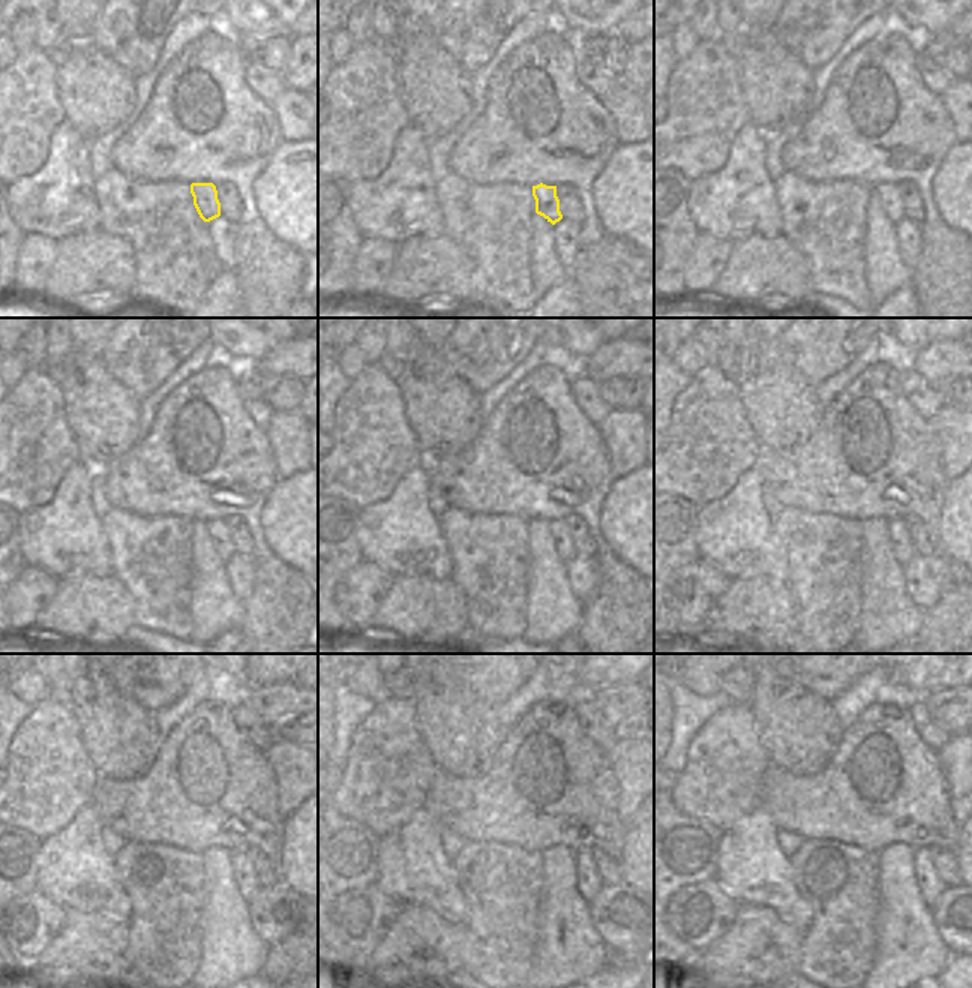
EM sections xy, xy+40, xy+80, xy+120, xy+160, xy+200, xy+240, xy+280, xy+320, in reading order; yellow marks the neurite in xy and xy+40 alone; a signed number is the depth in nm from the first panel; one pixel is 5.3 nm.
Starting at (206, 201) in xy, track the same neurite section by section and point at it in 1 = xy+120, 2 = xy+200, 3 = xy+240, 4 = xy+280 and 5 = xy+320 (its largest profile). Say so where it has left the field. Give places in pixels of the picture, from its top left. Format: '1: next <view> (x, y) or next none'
1: next xy+120 (218, 529)
2: next xy+200 (903, 550)
3: next xy+240 (243, 871)
4: next xy+280 (588, 882)
5: next xy+320 (929, 882)

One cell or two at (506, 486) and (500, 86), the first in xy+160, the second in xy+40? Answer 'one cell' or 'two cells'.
one cell

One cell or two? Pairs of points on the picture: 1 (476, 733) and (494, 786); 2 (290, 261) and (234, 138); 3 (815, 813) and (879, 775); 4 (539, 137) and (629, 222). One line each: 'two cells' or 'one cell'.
1: two cells
2: one cell
3: one cell
4: two cells

